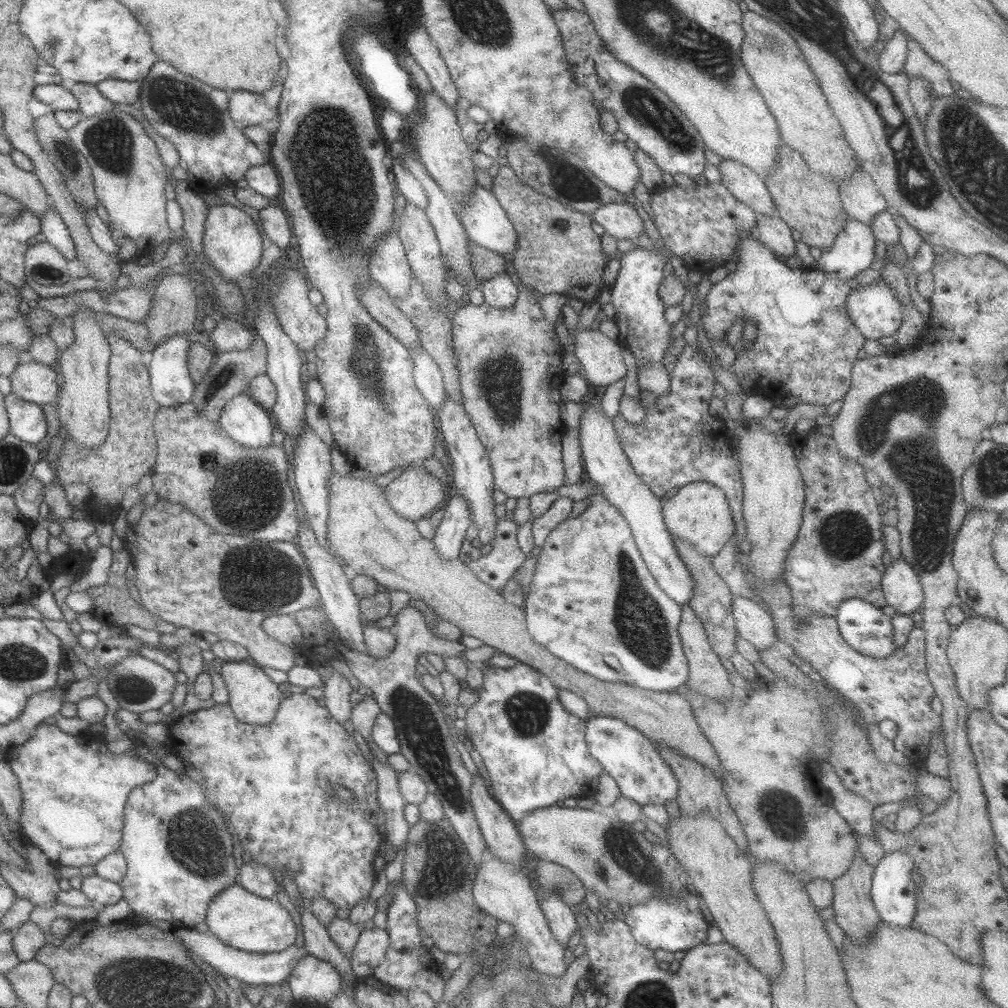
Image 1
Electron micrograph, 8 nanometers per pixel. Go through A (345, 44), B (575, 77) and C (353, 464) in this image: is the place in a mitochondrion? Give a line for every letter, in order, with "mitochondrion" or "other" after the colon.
A: other
B: other
C: other

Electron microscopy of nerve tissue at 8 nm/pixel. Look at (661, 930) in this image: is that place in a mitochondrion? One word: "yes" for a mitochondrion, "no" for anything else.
no

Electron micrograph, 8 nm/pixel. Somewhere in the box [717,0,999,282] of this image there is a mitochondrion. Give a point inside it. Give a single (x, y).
(915, 176)

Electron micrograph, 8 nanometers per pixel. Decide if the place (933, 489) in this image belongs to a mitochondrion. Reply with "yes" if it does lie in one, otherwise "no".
yes

